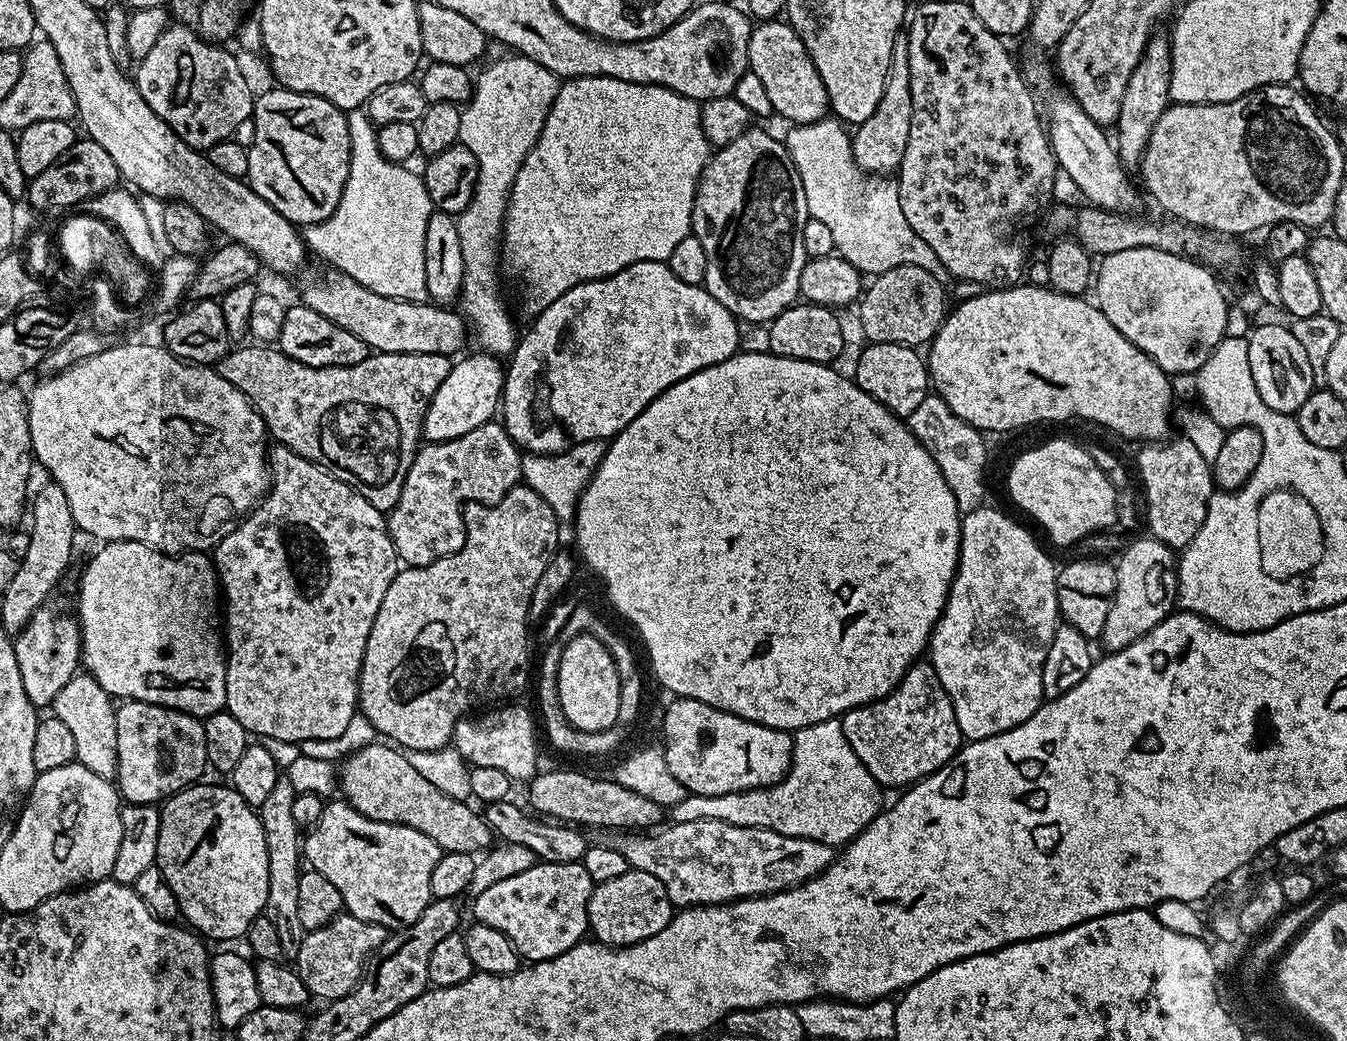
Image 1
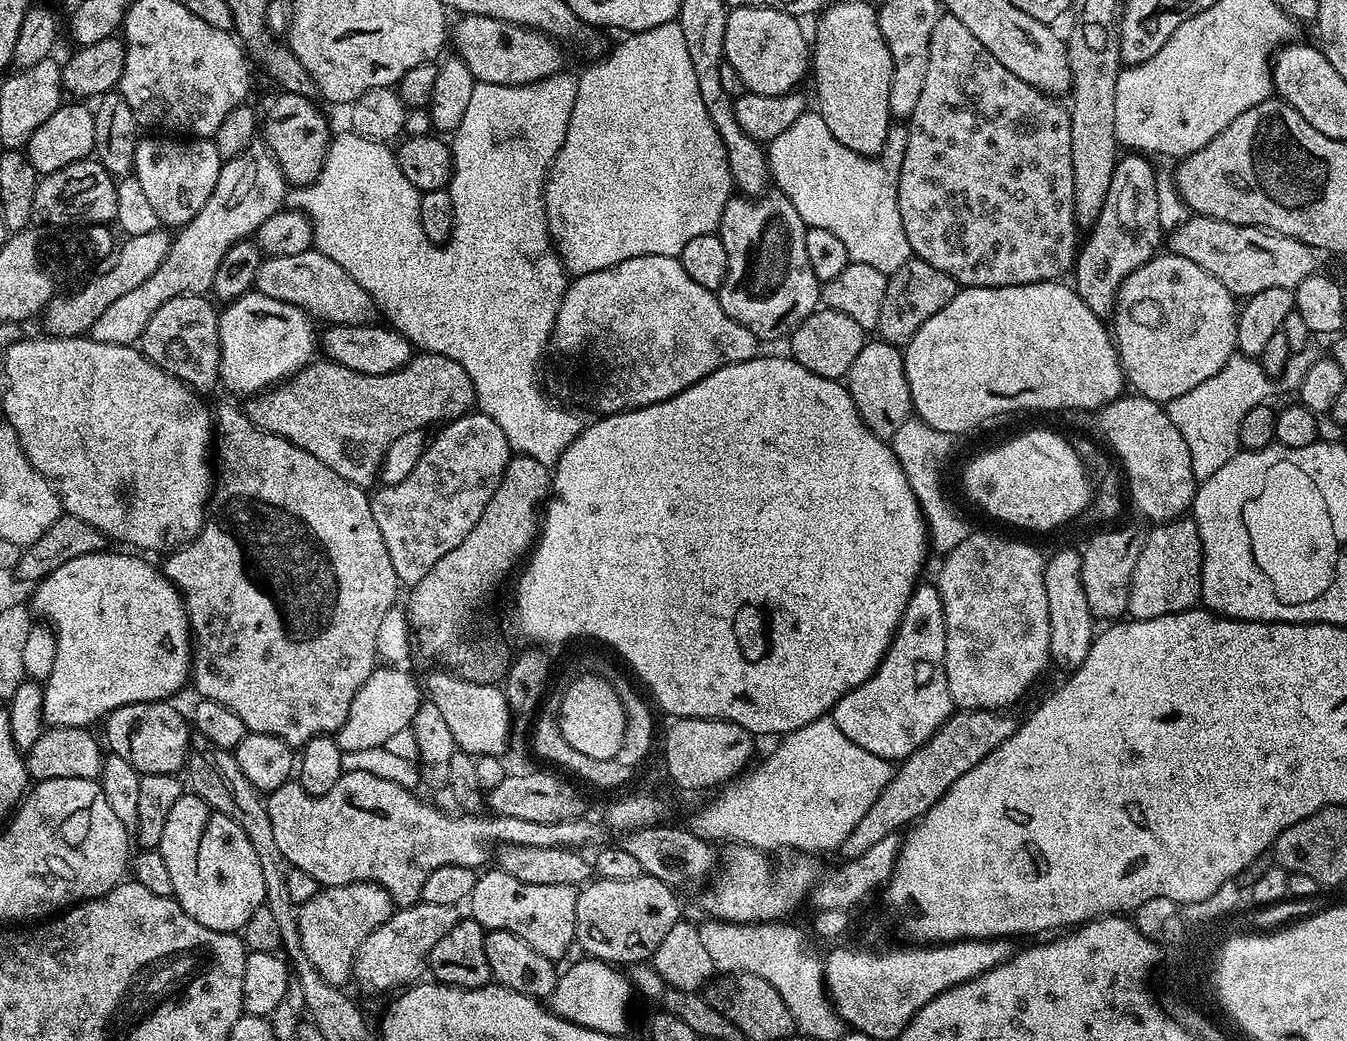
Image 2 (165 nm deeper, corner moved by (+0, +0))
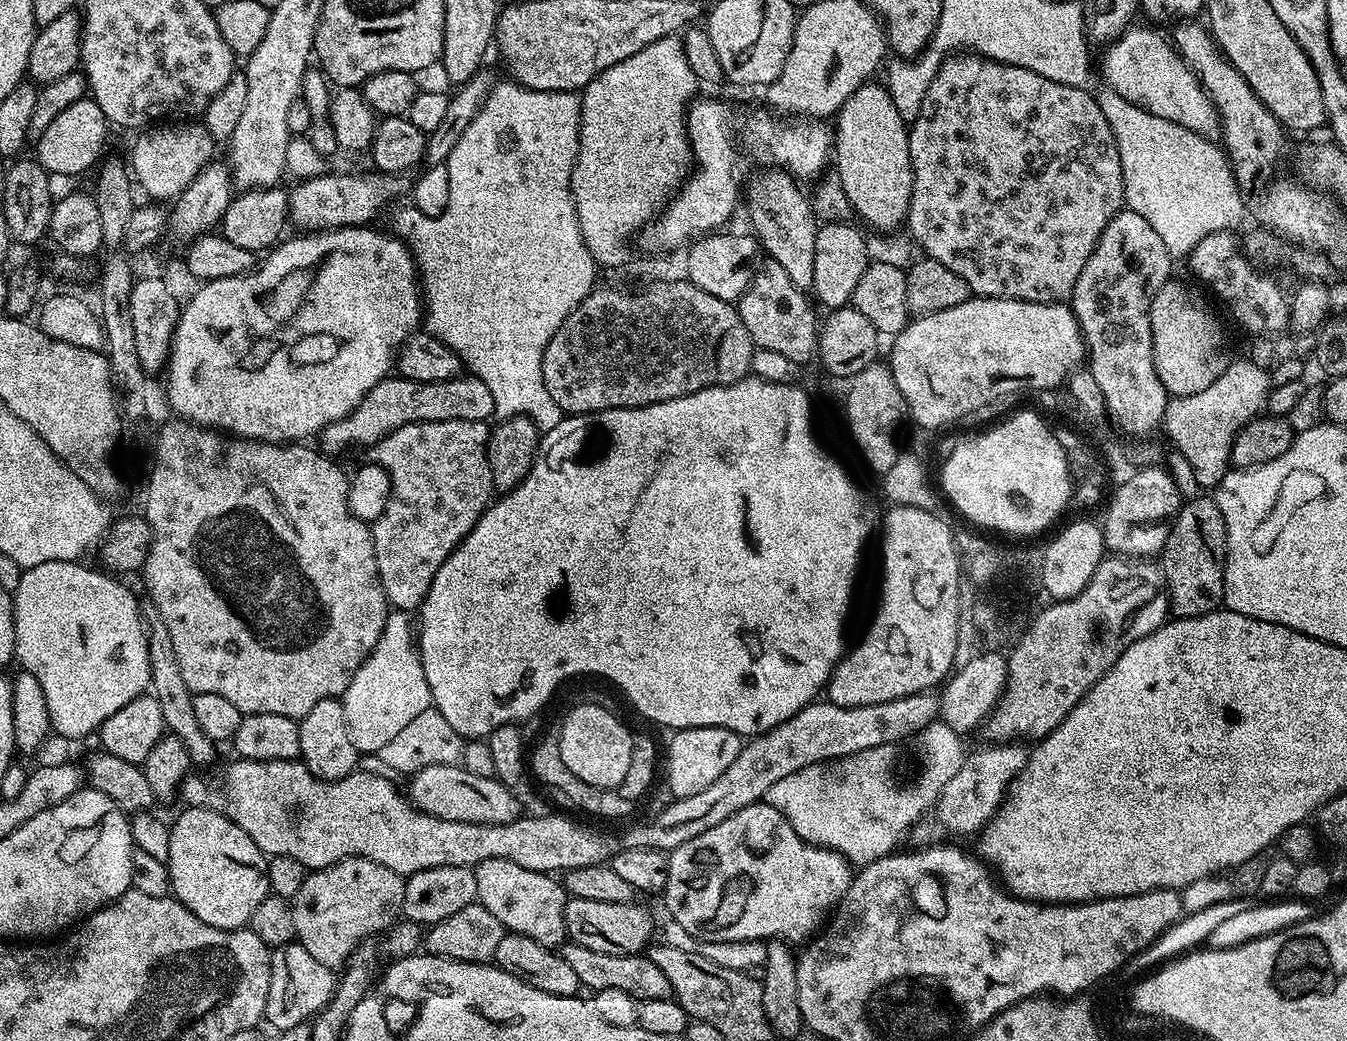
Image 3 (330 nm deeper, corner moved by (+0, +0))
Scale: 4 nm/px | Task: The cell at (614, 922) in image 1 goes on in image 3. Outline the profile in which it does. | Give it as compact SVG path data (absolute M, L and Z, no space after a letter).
M573 896L564 911L567 939L578 946L586 946L586 950L598 950L602 954L635 956L643 953L653 939L652 916L636 907L635 903L594 902L591 898Z

